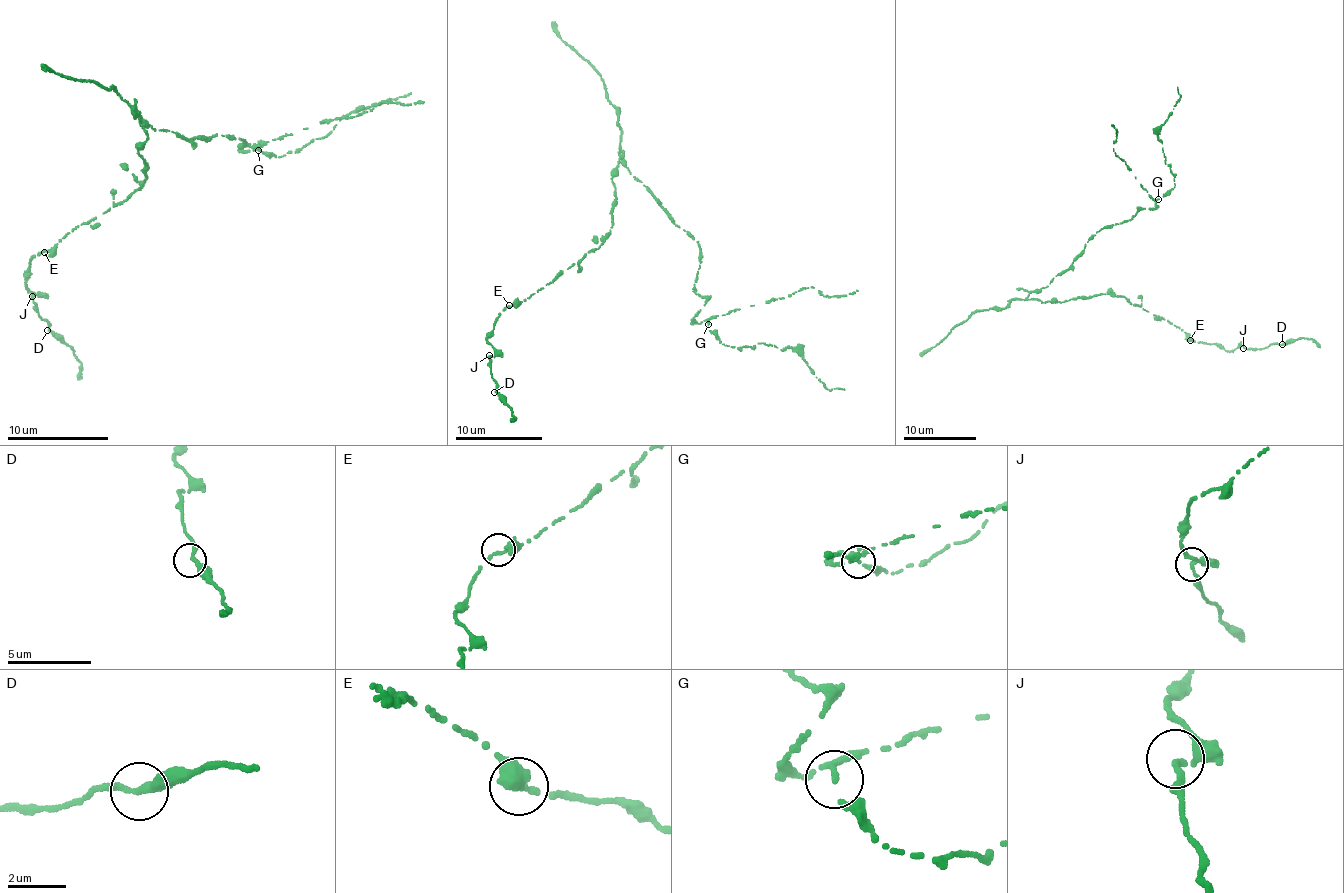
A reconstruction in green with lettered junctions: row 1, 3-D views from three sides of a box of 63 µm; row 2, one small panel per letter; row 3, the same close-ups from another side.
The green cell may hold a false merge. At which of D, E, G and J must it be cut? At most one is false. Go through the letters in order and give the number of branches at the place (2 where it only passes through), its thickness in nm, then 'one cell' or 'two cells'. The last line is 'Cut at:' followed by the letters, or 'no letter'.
D: 2 branches meet; 240 nm thick; one cell
E: 2 branches meet; 200 nm thick; one cell
G: 2 branches meet; 200 nm thick; two cells
J: 2 branches meet; 200 nm thick; one cell
Cut at: G

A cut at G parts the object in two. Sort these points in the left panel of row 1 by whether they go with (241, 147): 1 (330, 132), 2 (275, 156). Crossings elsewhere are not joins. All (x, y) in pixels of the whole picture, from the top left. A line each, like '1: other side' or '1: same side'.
1: other side
2: other side

